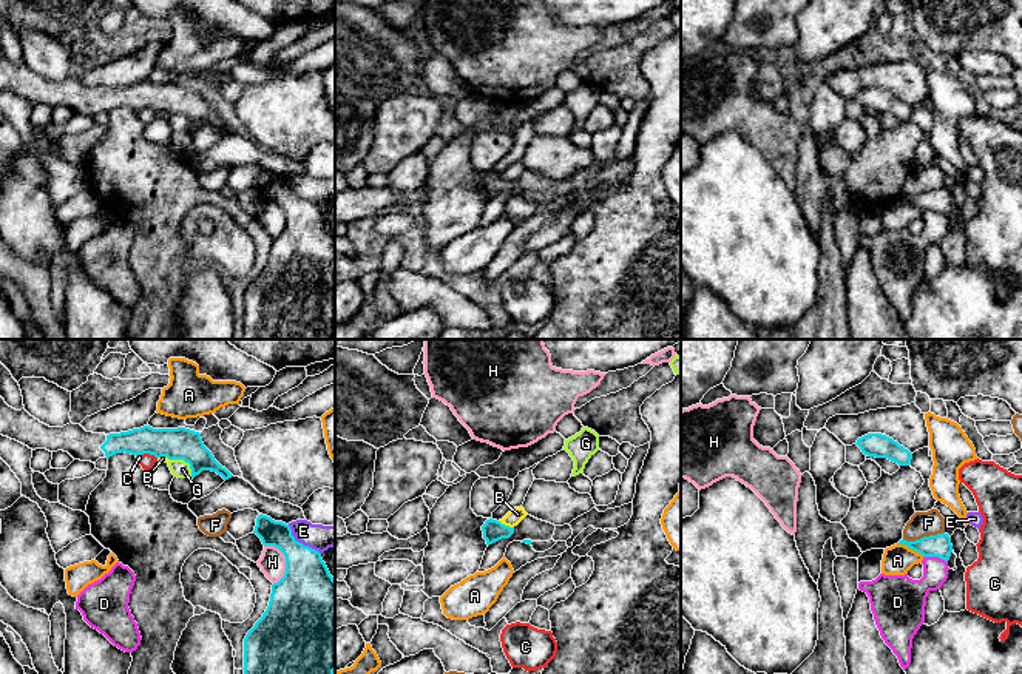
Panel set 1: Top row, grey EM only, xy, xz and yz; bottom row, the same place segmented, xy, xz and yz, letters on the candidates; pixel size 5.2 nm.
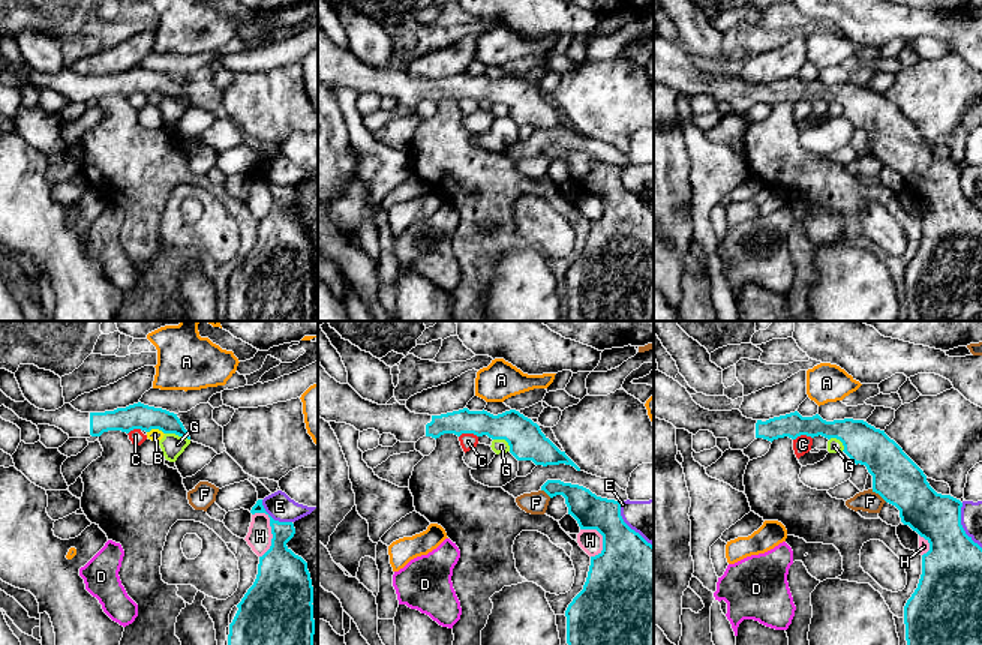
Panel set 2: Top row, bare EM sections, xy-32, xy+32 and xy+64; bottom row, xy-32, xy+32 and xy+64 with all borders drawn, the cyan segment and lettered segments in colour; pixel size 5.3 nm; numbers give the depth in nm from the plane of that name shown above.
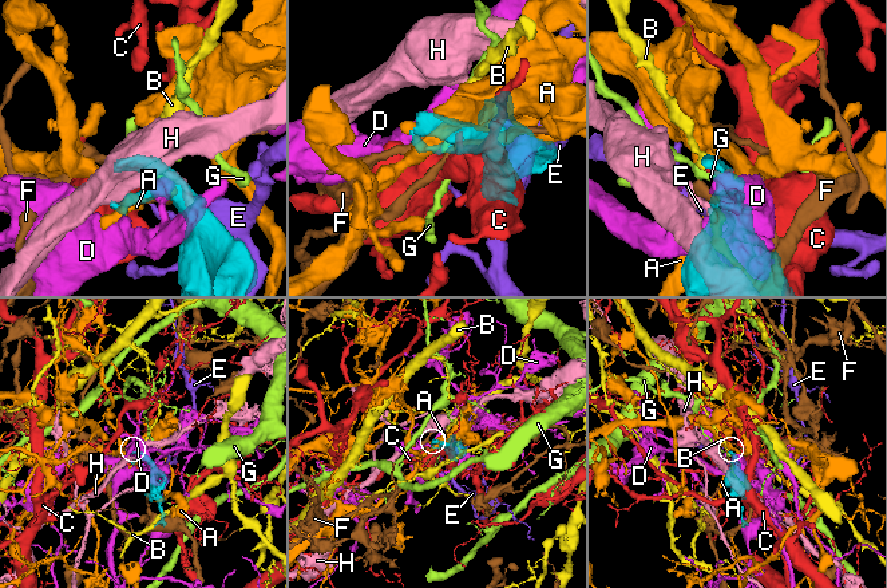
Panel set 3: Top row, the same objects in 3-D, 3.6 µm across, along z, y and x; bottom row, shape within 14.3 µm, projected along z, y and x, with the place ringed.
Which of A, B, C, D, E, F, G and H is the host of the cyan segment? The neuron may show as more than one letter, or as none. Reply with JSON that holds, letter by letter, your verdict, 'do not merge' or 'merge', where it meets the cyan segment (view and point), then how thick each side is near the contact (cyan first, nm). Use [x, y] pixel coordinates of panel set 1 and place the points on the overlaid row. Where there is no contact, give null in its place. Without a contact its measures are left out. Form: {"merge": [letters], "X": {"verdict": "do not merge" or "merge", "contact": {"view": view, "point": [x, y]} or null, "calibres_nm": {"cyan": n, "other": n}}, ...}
{"merge": [], "A": {"verdict": "do not merge", "contact": {"view": "yz", "point": [911, 548]}, "calibres_nm": {"cyan": 120, "other": 160}}, "B": {"verdict": "do not merge", "contact": {"view": "xz", "point": [507, 526]}, "calibres_nm": {"cyan": 110, "other": 80}}, "C": {"verdict": "do not merge", "contact": {"view": "xy", "point": [147, 452]}, "calibres_nm": {"cyan": 170, "other": 80}}, "D": {"verdict": "do not merge", "contact": {"view": "yz", "point": [936, 556]}, "calibres_nm": {"cyan": 120, "other": 180}}, "E": {"verdict": "do not merge", "contact": {"view": "xy", "point": [301, 543]}, "calibres_nm": {"cyan": 280, "other": 140}}, "F": {"verdict": "do not merge", "contact": {"view": "yz", "point": [923, 537]}, "calibres_nm": {"cyan": 120, "other": 130}}, "G": {"verdict": "do not merge", "contact": {"view": "xy", "point": [186, 461]}, "calibres_nm": {"cyan": 170, "other": 90}}, "H": {"verdict": "do not merge", "contact": {"view": "xy", "point": [286, 560]}, "calibres_nm": {"cyan": 380, "other": 140}}}

